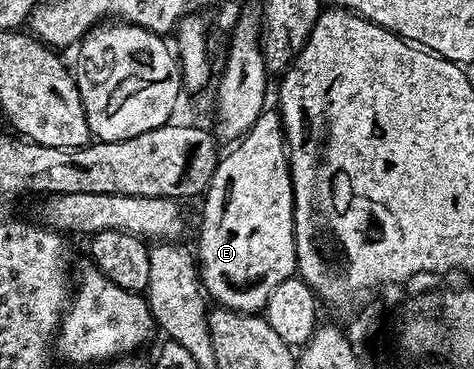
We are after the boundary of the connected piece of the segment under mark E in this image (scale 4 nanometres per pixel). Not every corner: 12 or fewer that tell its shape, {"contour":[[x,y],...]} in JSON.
{"contour":[[279,110],[202,196],[207,298],[263,312],[297,274]]}

